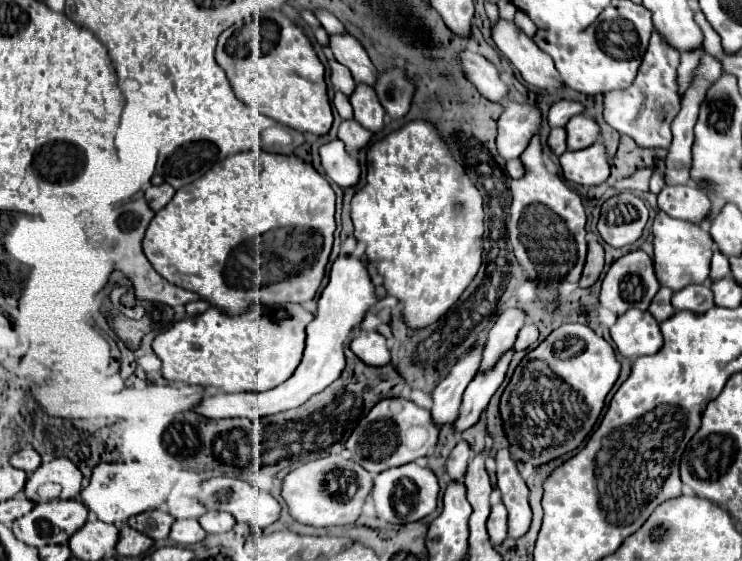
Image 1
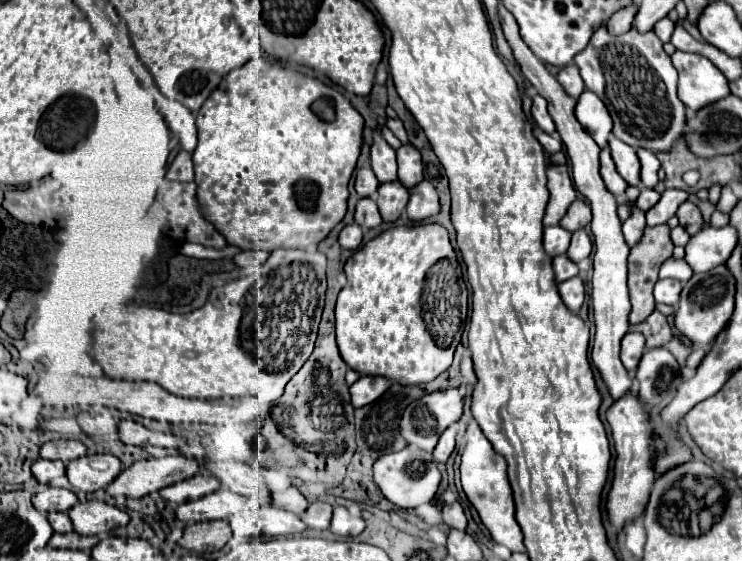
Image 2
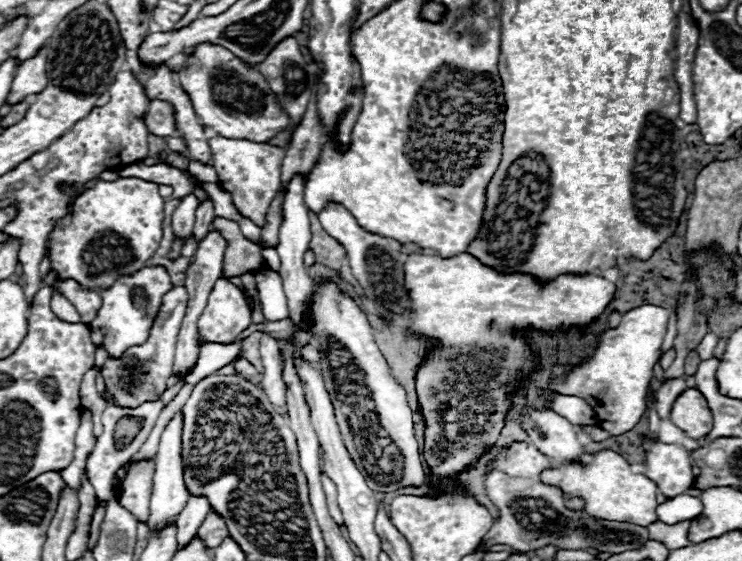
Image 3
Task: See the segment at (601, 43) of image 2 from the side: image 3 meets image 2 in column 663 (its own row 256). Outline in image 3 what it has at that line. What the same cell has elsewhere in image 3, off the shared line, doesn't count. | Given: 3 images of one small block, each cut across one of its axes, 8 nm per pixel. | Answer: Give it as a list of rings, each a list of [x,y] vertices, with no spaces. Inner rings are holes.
[[[118,178],[114,182],[98,180],[92,188],[82,192],[72,204],[72,212],[58,220],[54,230],[48,234],[46,248],[52,272],[58,280],[76,280],[86,290],[110,288],[118,276],[132,276],[144,262],[158,250],[162,240],[162,220],[164,220],[164,198],[158,194],[158,184],[138,180],[138,178]]]

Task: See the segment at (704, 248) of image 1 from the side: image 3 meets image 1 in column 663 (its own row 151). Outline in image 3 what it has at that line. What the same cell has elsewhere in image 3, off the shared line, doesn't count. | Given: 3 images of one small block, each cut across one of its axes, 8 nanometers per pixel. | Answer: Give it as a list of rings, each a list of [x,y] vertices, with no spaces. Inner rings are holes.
[[[214,136],[208,142],[212,148],[212,166],[216,168],[220,186],[232,194],[232,202],[240,214],[250,218],[254,224],[264,226],[268,206],[280,190],[280,166],[286,150],[278,146],[224,136]]]

